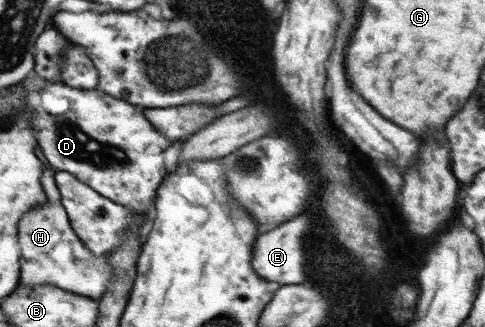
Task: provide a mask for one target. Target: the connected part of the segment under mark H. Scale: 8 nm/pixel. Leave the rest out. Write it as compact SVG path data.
M46 165L42 186L45 188L46 197L49 198L48 203L34 207L20 220L18 240L21 249L21 276L18 285L33 287L47 284L95 301L102 300L112 290L111 280L113 282L116 279L112 256L108 254L94 256L76 236L61 203L55 174L56 170Z

